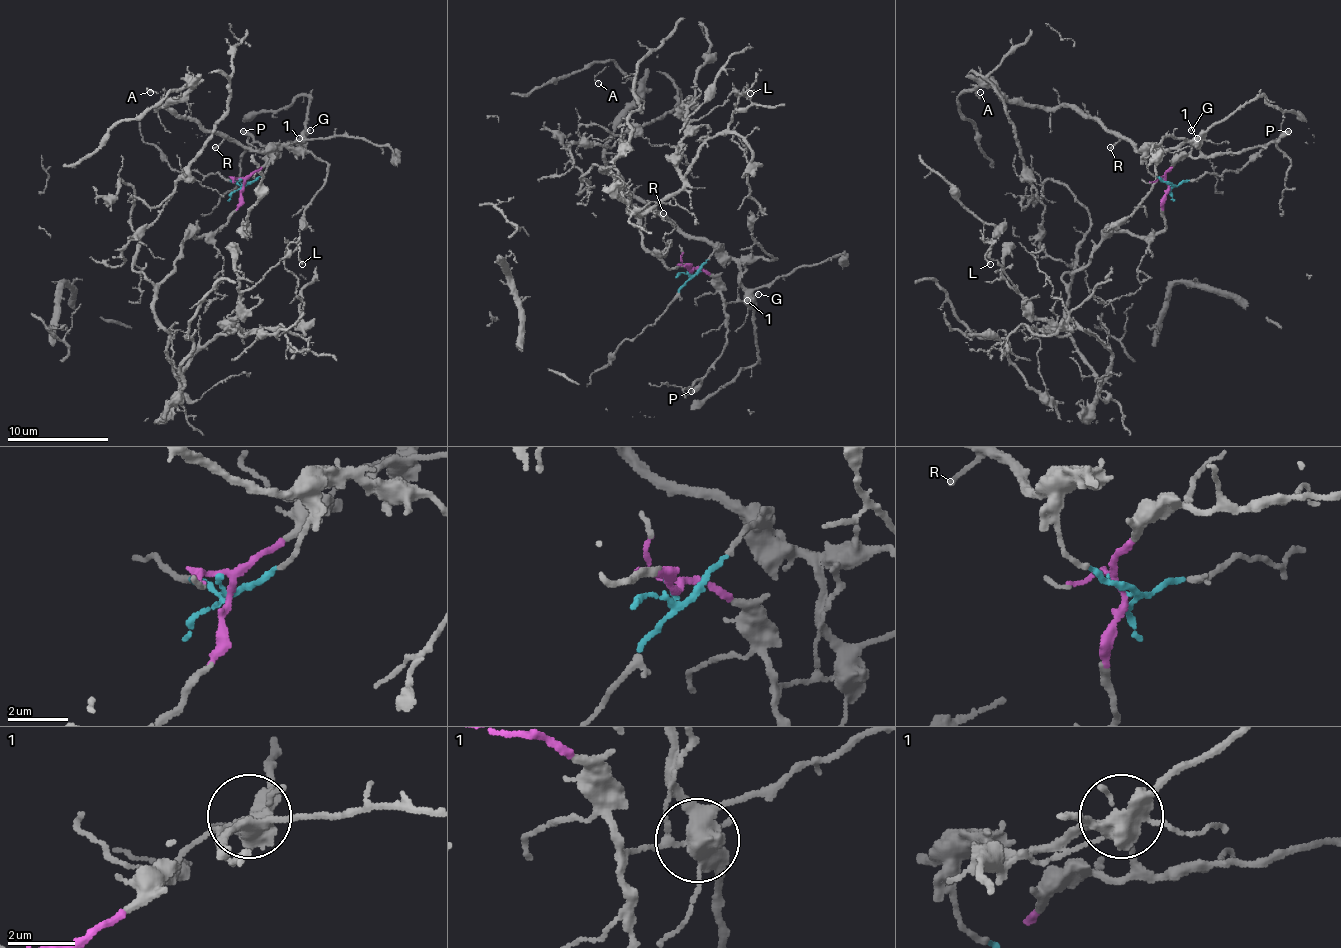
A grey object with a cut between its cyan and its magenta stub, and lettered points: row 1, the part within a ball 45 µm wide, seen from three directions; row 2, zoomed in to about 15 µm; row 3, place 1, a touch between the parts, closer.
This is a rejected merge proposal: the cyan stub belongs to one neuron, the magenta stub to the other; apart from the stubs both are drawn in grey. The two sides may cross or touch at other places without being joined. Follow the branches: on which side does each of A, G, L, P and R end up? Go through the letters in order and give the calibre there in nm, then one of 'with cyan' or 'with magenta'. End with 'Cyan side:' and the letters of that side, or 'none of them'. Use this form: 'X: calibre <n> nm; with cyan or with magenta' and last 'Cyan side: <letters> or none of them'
A: calibre 100 nm; with cyan
G: calibre 120 nm; with magenta
L: calibre 140 nm; with magenta
P: calibre 380 nm; with magenta
R: calibre 130 nm; with cyan
Cyan side: A, R

